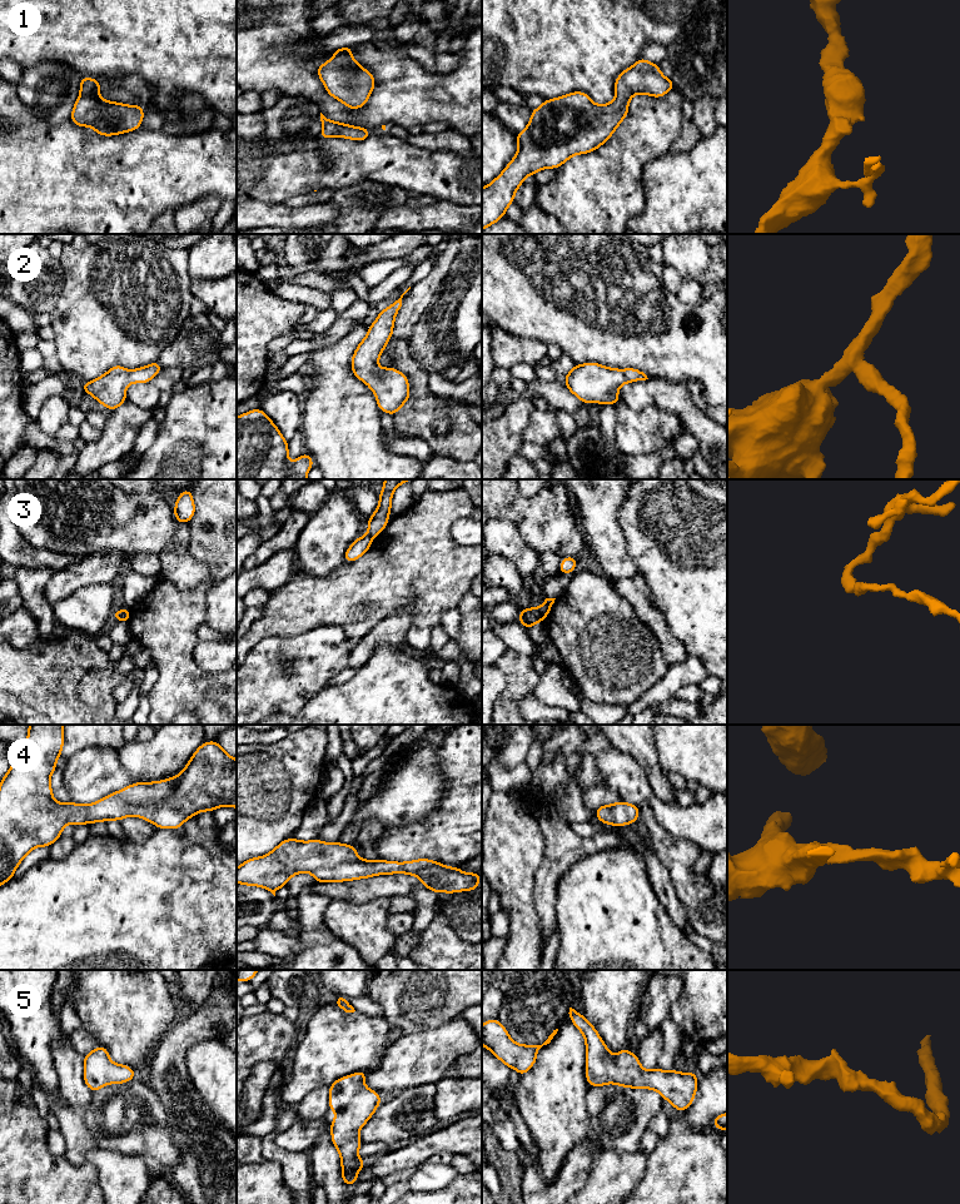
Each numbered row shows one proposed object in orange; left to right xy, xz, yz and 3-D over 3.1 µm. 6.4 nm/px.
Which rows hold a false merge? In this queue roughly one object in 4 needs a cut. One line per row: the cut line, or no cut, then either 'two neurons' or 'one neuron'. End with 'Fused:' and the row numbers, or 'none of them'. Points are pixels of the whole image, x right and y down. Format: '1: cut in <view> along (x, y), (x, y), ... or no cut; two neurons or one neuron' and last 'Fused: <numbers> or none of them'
1: no cut; one neuron
2: no cut; one neuron
3: cut in yz along (537, 608), (540, 620); two neurons
4: no cut; one neuron
5: no cut; one neuron
Fused: 3

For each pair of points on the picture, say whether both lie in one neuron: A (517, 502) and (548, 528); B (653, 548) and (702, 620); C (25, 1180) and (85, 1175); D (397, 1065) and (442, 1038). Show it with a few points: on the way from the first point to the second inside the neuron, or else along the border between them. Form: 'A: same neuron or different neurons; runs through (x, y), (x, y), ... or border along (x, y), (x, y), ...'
A: same neuron; runs through (525, 510), (541, 521)
B: same neuron; runs through (671, 566), (702, 597), (702, 602)
C: same neuron; runs through (40, 1180), (70, 1180)
D: same neuron; runs through (408, 1061), (421, 1058), (431, 1048)

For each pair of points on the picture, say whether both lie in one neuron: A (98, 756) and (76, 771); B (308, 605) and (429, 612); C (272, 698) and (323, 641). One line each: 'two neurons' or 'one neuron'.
A: one neuron
B: one neuron
C: one neuron

